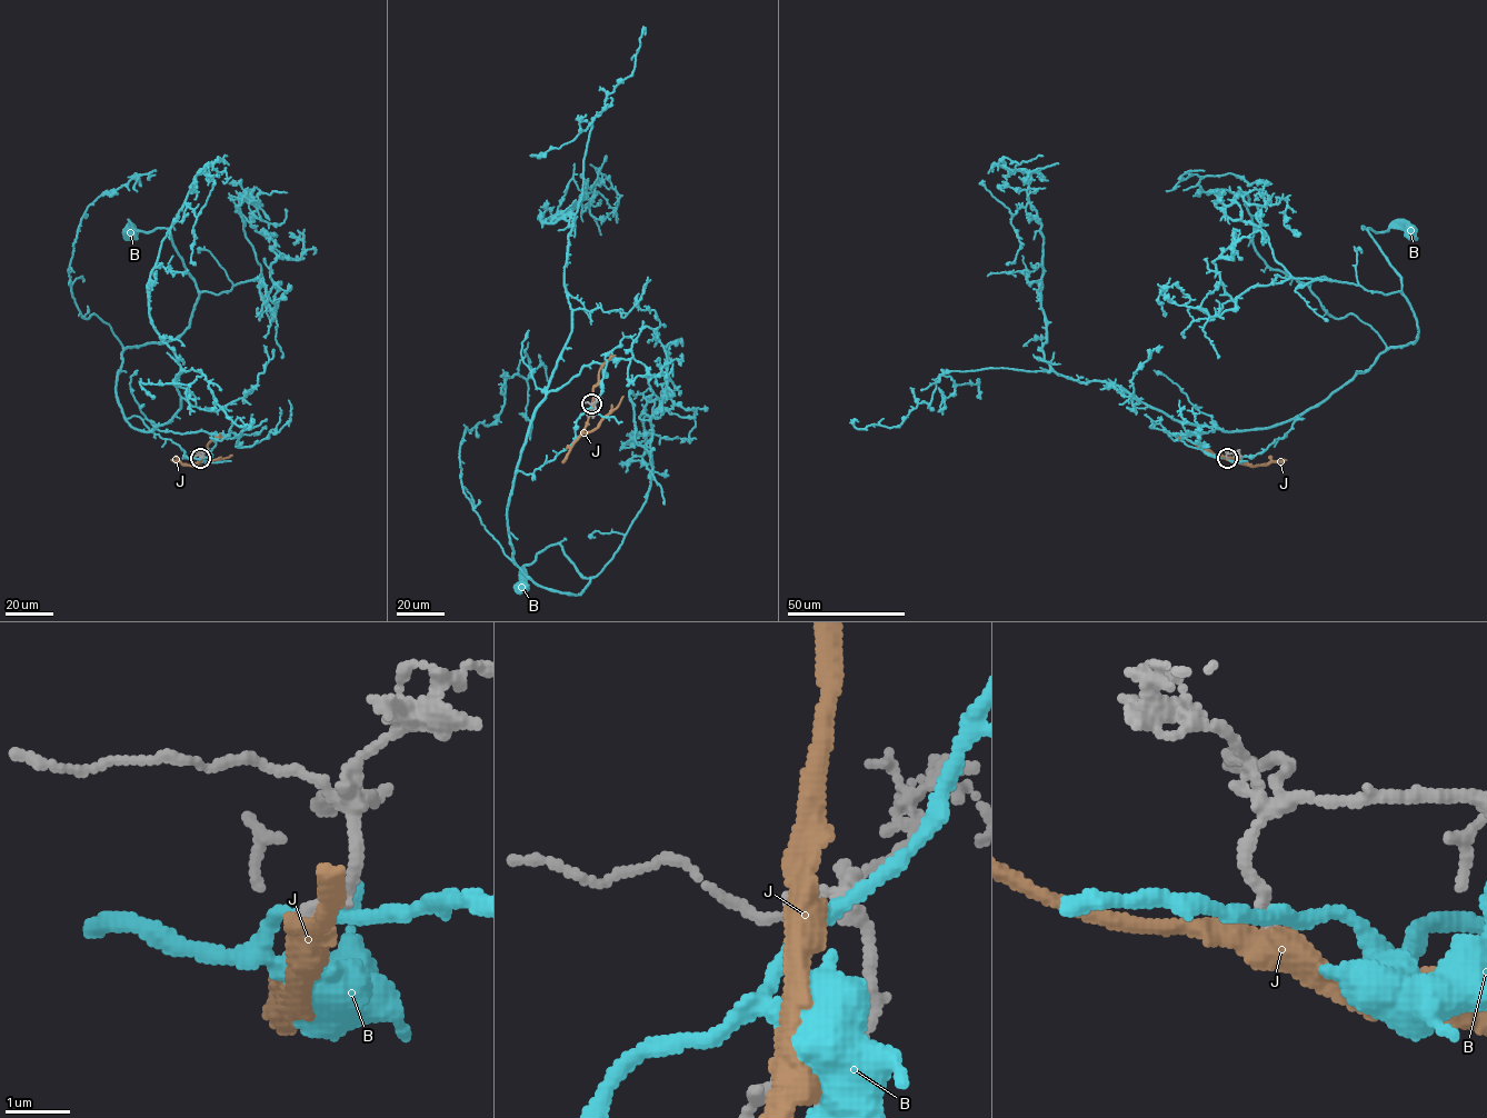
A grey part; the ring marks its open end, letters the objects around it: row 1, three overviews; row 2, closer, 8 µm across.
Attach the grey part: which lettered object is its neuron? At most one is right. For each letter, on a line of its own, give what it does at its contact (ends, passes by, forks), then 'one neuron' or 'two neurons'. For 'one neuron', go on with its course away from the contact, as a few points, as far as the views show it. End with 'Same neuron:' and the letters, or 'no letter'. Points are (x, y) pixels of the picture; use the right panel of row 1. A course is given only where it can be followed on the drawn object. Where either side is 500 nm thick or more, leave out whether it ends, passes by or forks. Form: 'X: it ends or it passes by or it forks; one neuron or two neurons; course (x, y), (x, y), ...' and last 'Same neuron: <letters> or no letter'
B: it passes by; two neurons
J: it passes by; two neurons
Same neuron: no letter

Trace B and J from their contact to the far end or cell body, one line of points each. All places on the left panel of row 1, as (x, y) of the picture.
B: (202, 457), (126, 418), (118, 403), (122, 351), (175, 340), (198, 297), (168, 229), (129, 231)
J: (200, 458), (193, 466), (206, 466), (232, 455)

